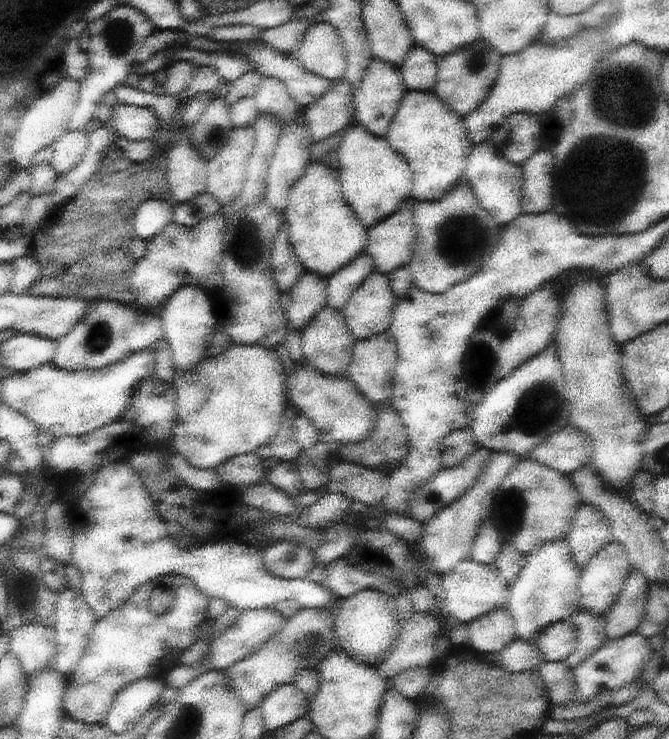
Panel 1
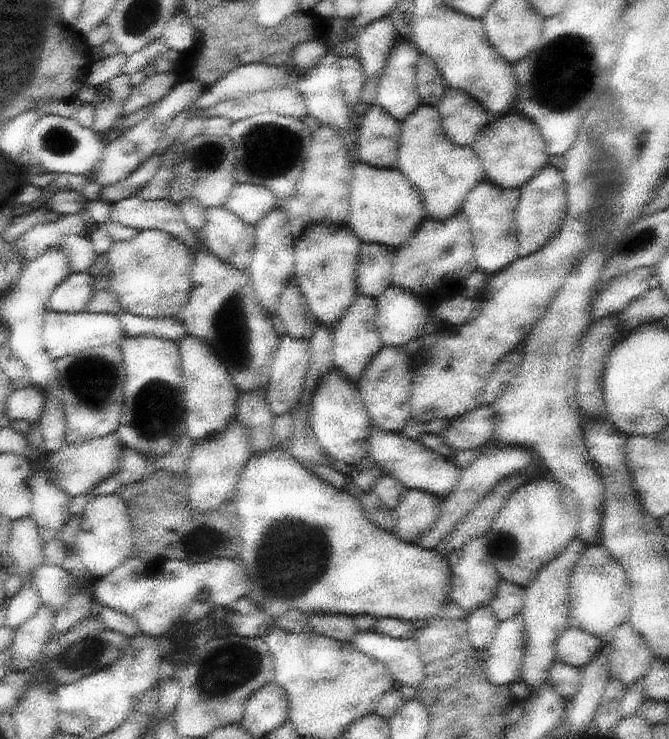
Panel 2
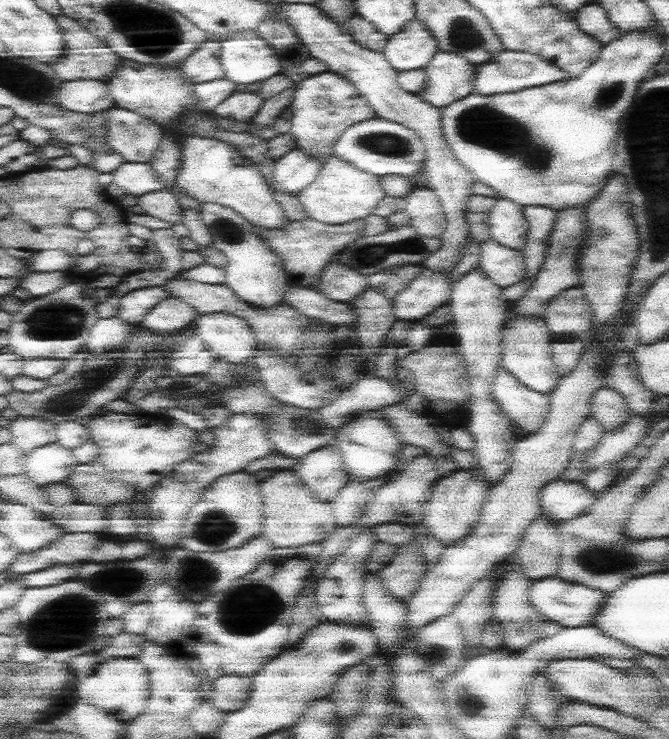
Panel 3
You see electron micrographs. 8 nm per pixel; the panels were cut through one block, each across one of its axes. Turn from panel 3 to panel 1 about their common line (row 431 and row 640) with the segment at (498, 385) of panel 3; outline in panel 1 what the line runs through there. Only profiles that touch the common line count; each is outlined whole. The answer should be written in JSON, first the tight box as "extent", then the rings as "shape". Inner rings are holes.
{"extent":[505,542,581,644],"shape":[[[565,542],[547,544],[535,554],[525,556],[525,566],[509,586],[509,598],[505,604],[505,610],[511,614],[517,640],[537,644],[537,638],[545,628],[549,628],[553,622],[571,618],[577,612],[577,600],[581,594],[579,582],[581,572],[573,564]]]}

